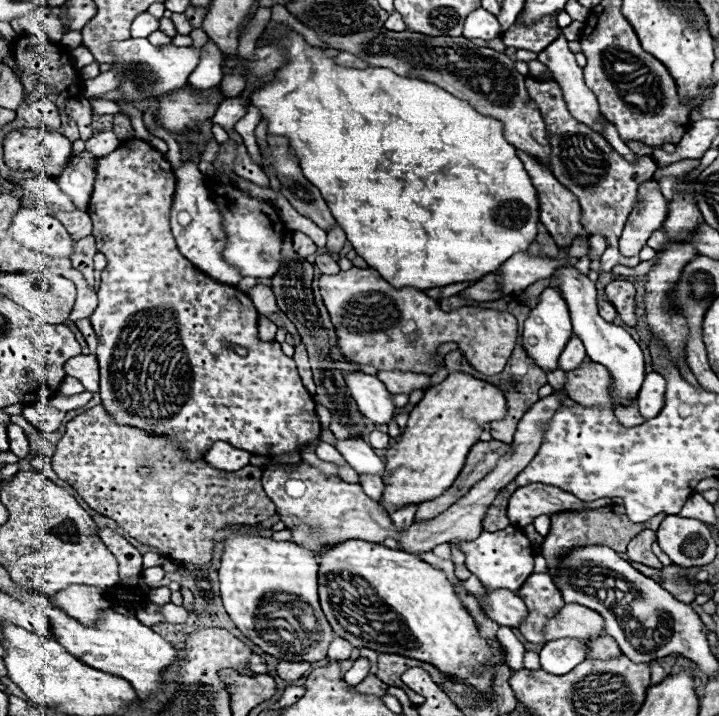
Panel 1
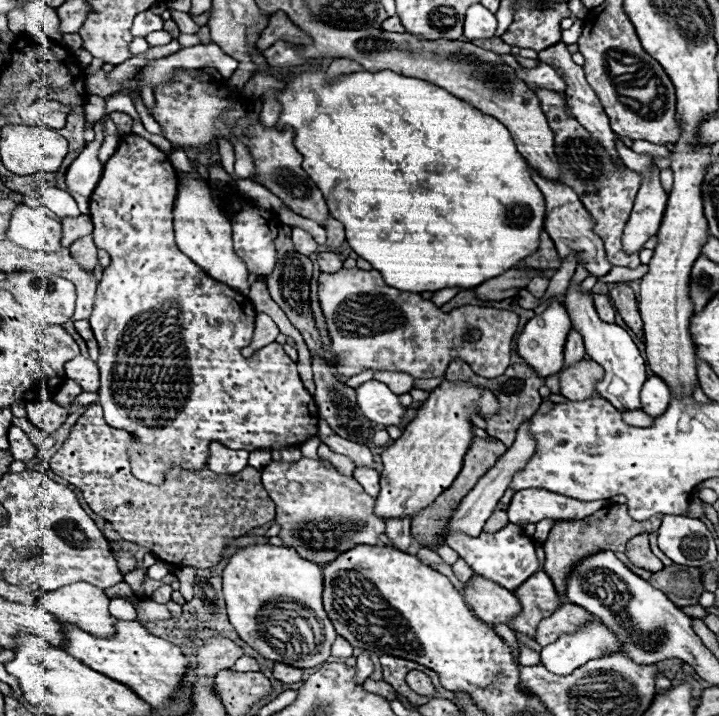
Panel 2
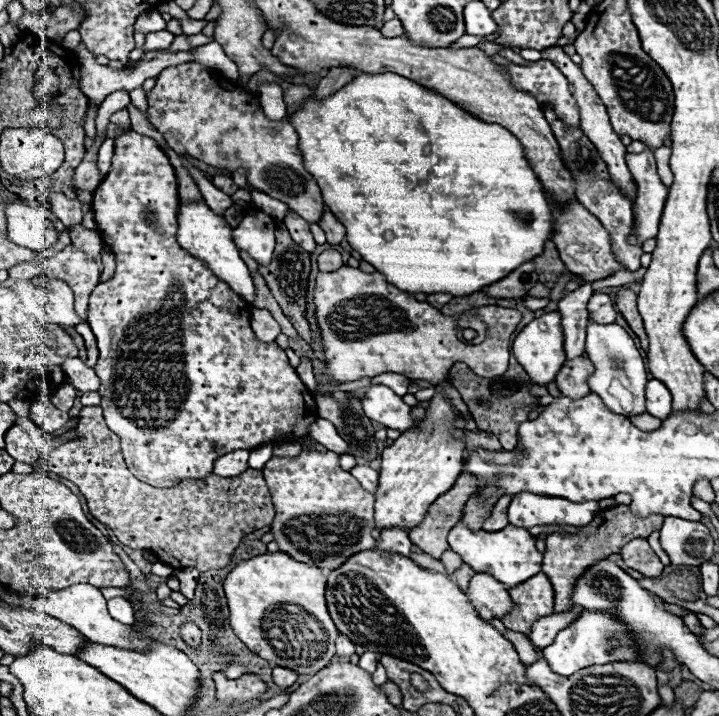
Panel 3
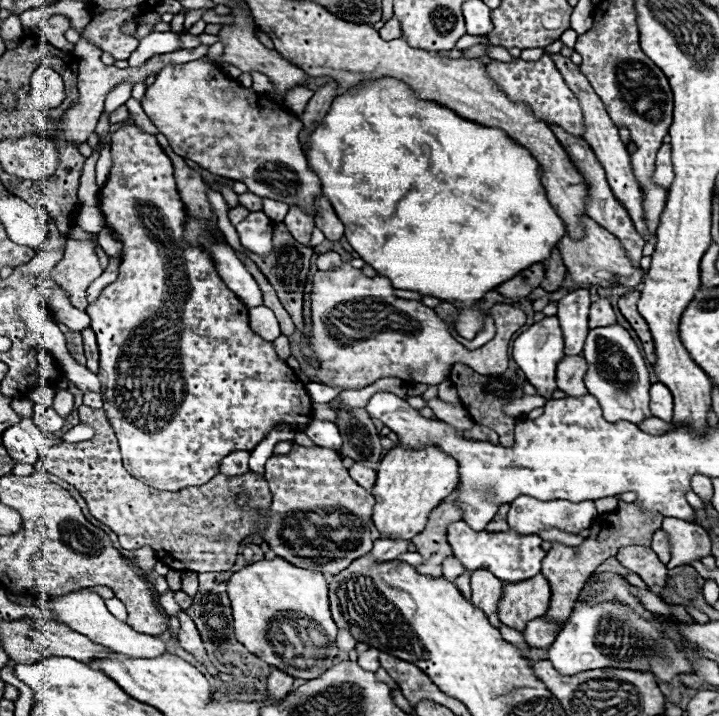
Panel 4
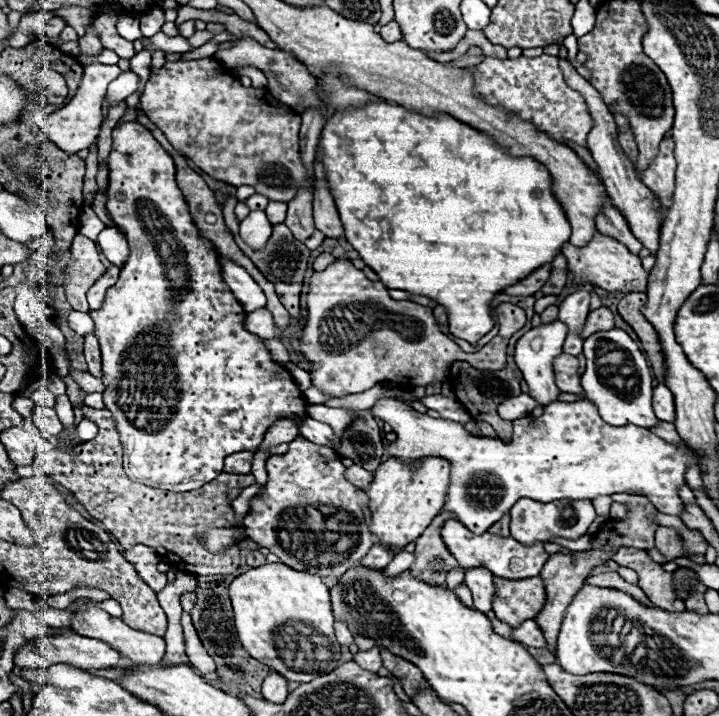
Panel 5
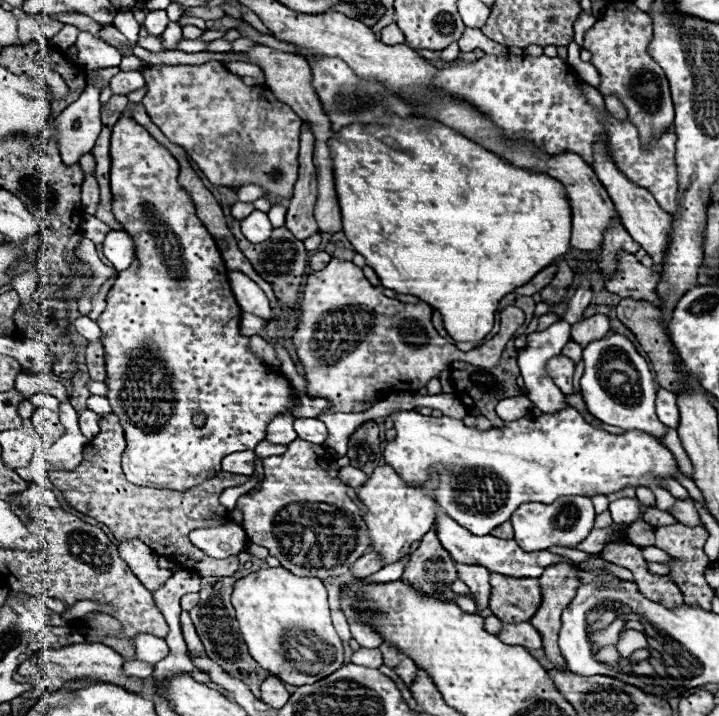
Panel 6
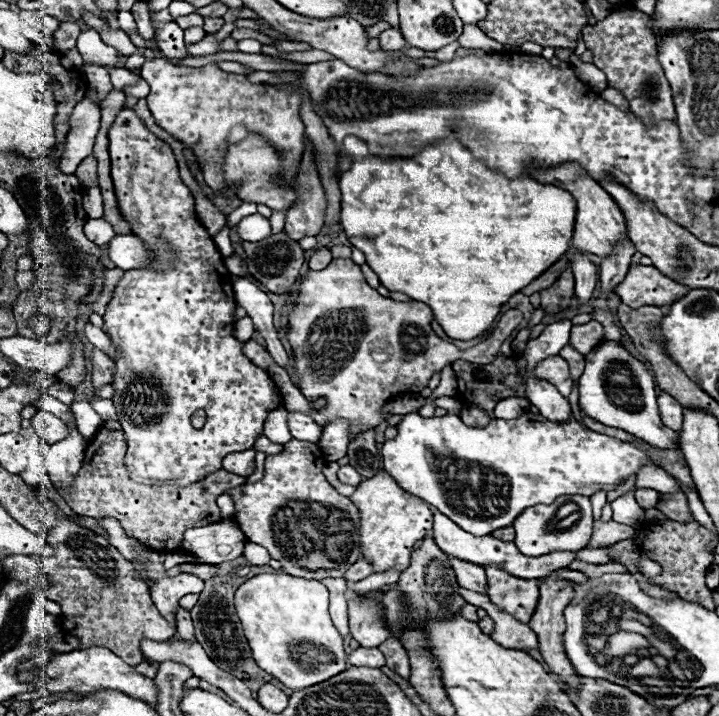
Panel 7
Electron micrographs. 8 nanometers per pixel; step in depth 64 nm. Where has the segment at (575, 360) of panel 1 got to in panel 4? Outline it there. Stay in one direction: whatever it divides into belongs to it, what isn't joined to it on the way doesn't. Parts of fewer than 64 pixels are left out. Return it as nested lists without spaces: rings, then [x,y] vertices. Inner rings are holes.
[[[574,290],[558,302],[556,316],[564,330],[564,342],[566,342],[564,352],[568,356],[582,354],[582,346],[588,336],[588,308],[590,308],[588,290]]]

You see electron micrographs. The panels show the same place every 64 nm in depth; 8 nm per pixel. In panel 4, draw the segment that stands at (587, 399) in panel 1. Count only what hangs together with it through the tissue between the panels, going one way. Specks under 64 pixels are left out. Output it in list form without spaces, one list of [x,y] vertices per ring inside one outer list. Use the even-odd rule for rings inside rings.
[[[564,356],[556,368],[558,390],[562,390],[574,398],[586,396],[586,386],[582,380],[586,370],[588,370],[588,364],[582,356]]]

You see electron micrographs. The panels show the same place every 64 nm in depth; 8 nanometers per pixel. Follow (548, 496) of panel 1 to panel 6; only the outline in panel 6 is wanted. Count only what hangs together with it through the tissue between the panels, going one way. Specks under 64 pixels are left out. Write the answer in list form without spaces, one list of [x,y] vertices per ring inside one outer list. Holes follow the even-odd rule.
[[[562,496],[560,500],[552,504],[522,504],[510,518],[516,534],[516,542],[524,552],[540,552],[548,550],[552,546],[564,546],[574,548],[582,540],[588,538],[592,526],[594,526],[594,506],[590,498],[586,496]]]

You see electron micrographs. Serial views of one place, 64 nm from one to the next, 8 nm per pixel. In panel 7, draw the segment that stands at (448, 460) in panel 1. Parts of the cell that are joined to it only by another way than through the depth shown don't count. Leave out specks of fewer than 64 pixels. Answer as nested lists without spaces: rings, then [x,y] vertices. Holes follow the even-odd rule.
[[[380,470],[374,478],[358,484],[350,500],[356,504],[360,512],[362,556],[372,564],[374,574],[386,570],[402,572],[404,568],[408,568],[408,560],[414,550],[414,544],[432,530],[430,506],[420,498],[404,492],[384,470]]]

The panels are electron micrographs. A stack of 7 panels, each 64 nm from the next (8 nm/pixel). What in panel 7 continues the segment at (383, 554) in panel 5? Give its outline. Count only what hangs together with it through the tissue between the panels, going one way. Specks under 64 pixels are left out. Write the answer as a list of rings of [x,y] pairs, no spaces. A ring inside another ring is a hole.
[[[360,558],[356,564],[352,564],[352,566],[346,570],[344,580],[346,580],[346,582],[358,582],[358,580],[370,576],[370,574],[372,574],[370,564],[368,564],[364,558]]]

